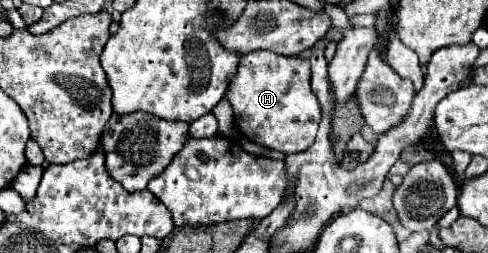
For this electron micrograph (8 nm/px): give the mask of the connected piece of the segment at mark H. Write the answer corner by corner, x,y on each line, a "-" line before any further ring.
252,51
240,57
238,73
226,91
236,113
240,133
264,147
286,155
300,153
314,143
320,123
320,103
310,89
310,63
298,57
282,57
272,51

